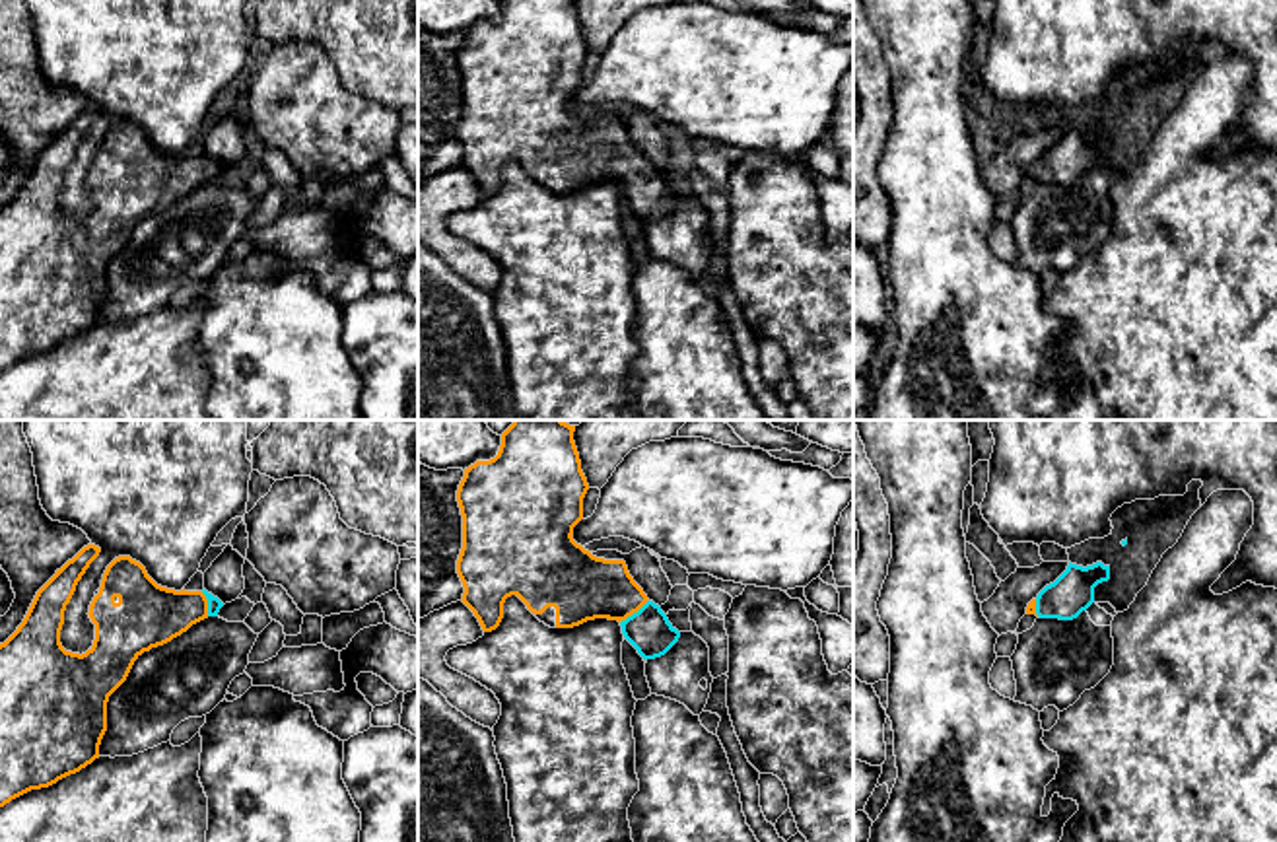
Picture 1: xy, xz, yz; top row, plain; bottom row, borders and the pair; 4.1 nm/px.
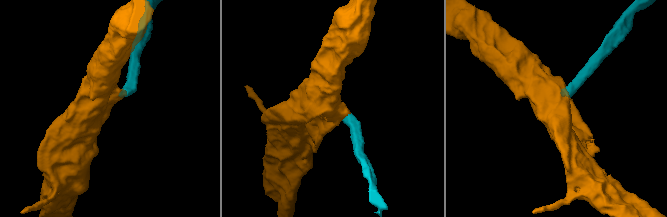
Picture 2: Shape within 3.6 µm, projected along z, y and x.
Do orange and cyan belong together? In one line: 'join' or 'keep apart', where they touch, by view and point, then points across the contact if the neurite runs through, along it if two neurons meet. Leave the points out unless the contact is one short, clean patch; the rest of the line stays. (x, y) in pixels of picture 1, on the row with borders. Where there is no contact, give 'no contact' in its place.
join; meets orange in xz at (634, 611); runs through xz (580, 586), (603, 588), (634, 611), (648, 631)

